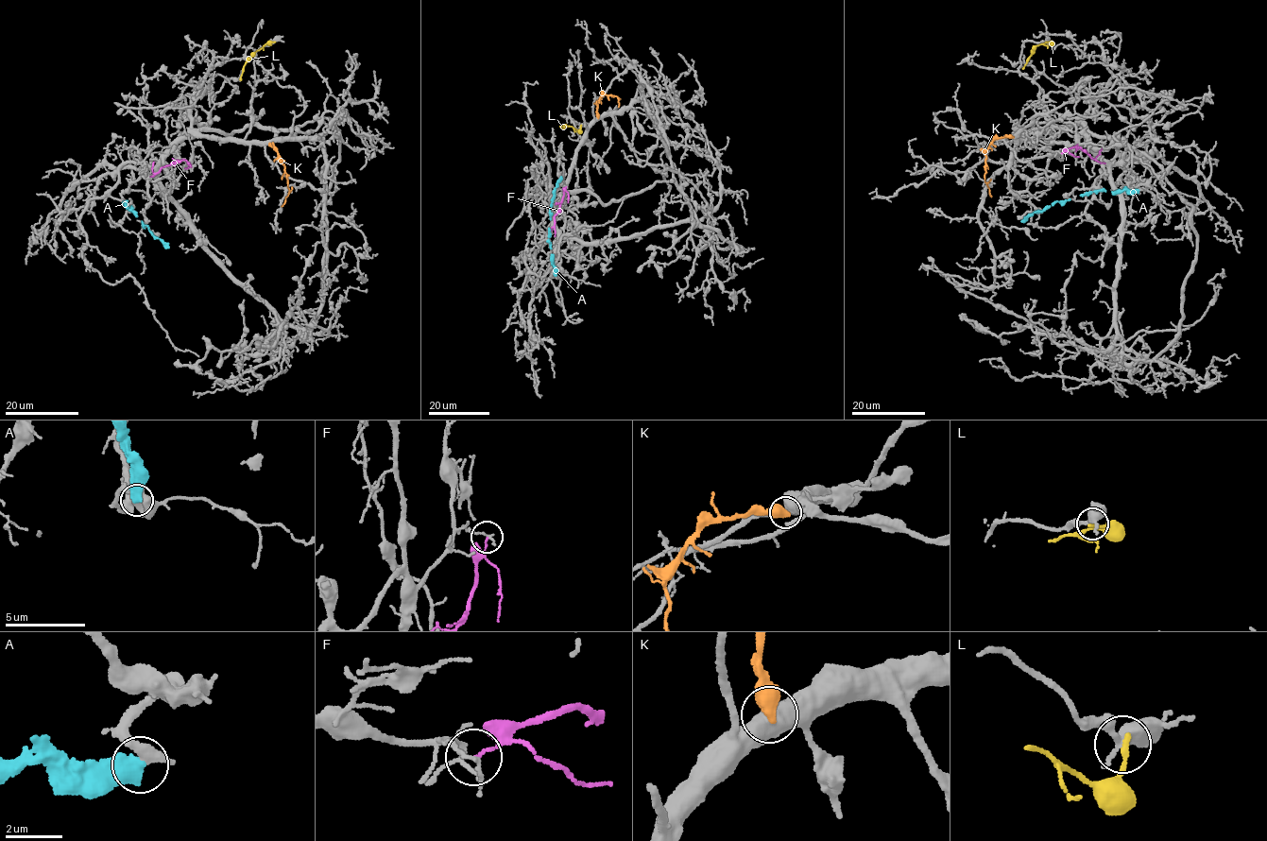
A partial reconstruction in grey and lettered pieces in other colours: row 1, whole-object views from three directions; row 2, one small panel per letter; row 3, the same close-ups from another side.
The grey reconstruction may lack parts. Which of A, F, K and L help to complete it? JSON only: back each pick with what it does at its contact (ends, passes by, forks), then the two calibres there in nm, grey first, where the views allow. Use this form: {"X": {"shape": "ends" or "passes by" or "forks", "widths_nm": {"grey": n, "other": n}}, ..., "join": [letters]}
{"join": []}

